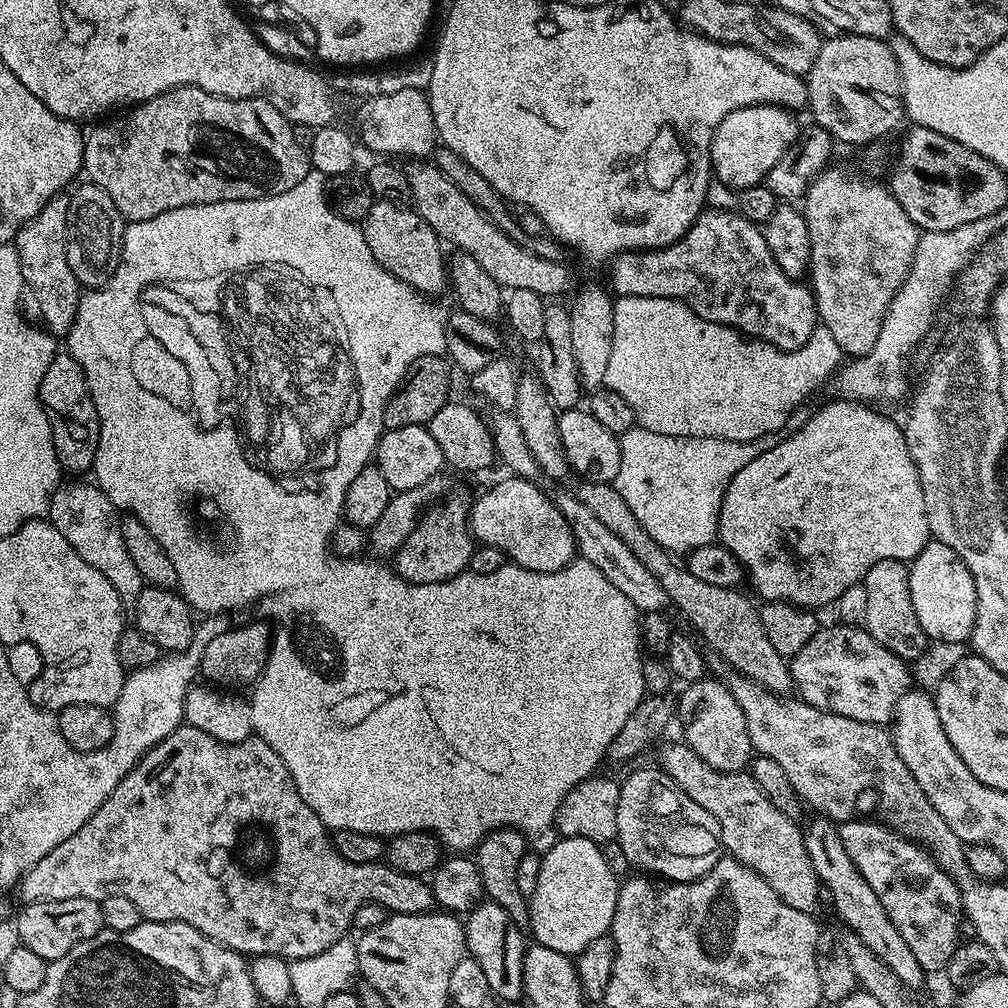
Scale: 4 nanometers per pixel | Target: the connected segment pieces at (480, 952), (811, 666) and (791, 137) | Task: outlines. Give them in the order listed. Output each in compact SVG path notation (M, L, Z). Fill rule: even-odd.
M482 902L463 921L467 955L473 956L486 973L488 991L500 1000L516 1000L525 995L523 984L523 960L526 949L525 933L502 910L502 906Z
M860 626L821 627L791 657L792 682L799 699L818 710L854 718L858 722L887 725L895 717L902 694L910 691L909 665L886 650Z
M755 104L734 110L734 114L726 114L726 118L716 127L716 133L712 139L712 171L715 179L726 182L726 186L737 190L749 188L755 184L761 183L774 170L778 158L790 150L792 143L800 135L801 125L796 125L796 120L791 111L782 108L778 104Z

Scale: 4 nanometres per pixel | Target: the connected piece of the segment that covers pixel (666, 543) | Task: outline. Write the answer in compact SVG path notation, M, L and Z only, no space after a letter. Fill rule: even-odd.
M634 427L620 436L622 466L618 466L616 488L636 488L636 508L644 512L635 512L634 518L648 516L642 526L652 524L652 537L673 554L687 554L698 546L706 546L717 539L720 526L720 507L726 494L726 486L746 462L754 462L758 454L773 448L777 442L777 433L771 432L750 442L730 442L722 438L702 438L701 436L671 436L654 434L654 430Z

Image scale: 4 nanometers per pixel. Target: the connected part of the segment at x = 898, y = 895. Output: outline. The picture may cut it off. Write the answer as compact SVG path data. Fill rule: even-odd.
M861 818L858 820L847 820L845 824L839 825L842 846L846 846L846 854L850 854L854 866L870 882L870 890L878 894L878 902L882 902L886 914L890 914L890 922L894 922L898 934L906 941L906 946L918 958L918 966L926 974L932 972L943 973L952 960L960 936L960 920L962 924L962 909L960 906L960 891L958 886L950 877L941 870L936 861L917 841L901 836L897 829L884 822L877 822L872 818Z

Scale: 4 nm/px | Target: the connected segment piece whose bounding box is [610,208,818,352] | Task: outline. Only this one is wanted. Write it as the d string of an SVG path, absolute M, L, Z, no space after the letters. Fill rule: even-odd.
M708 208L701 212L700 217L686 230L682 238L678 238L672 244L667 244L665 248L641 248L635 252L621 252L619 256L611 261L612 284L610 288L616 296L650 296L652 298L670 298L671 300L681 300L694 314L706 318L708 322L718 322L727 328L734 328L737 332L754 340L765 340L768 344L773 344L775 348L781 348L783 352L793 352L798 350L812 336L812 332L818 327L818 313L816 310L816 297L807 283L799 279L787 276L774 262L774 254L770 254L770 246L766 246L766 238L761 225L752 224L746 218L742 218L739 211L725 210L723 208Z

